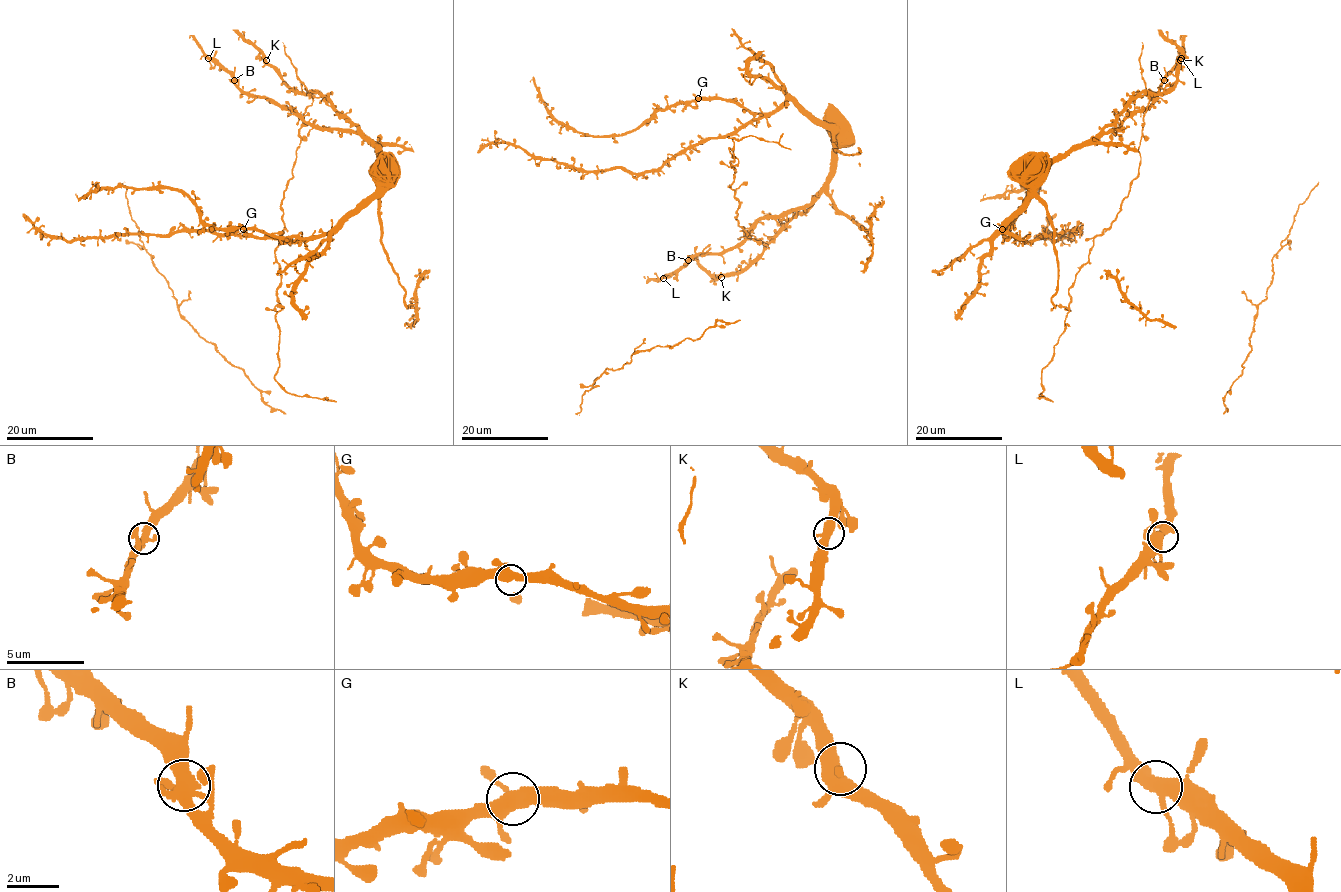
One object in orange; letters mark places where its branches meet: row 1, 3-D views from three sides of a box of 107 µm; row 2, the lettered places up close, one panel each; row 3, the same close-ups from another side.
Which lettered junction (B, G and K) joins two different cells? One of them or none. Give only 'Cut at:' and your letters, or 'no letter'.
Cut at: no letter

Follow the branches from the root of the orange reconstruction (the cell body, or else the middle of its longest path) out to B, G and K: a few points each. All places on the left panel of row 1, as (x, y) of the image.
B: (383, 246), (380, 153), (355, 132), (310, 126), (279, 104), (265, 98), (248, 95), (233, 80)
G: (383, 246), (378, 197), (343, 219), (332, 230), (313, 238), (278, 237), (243, 229)
K: (383, 246), (380, 153), (320, 93), (297, 93), (266, 60)

